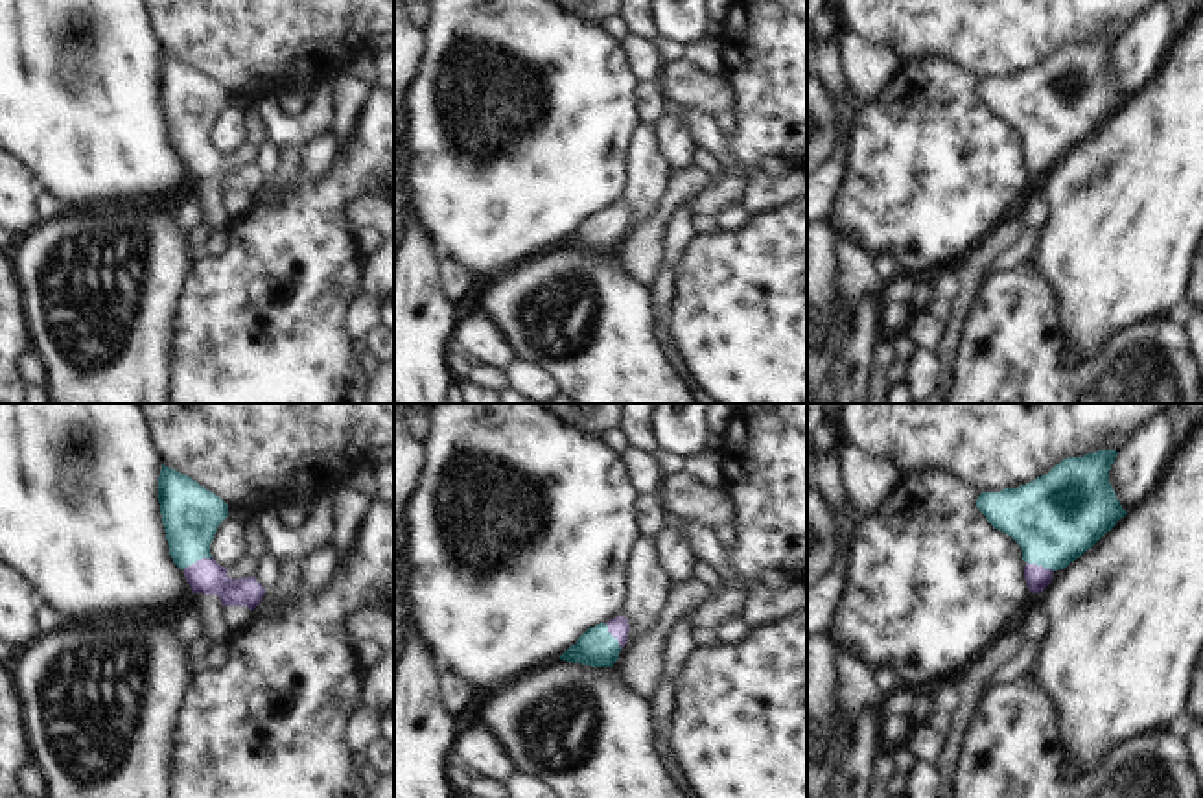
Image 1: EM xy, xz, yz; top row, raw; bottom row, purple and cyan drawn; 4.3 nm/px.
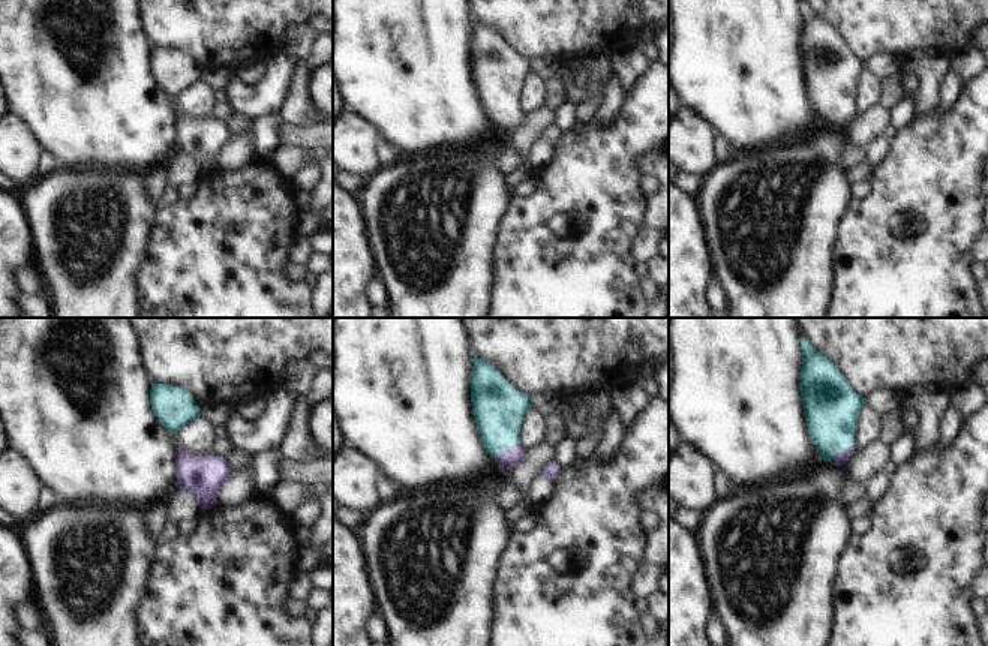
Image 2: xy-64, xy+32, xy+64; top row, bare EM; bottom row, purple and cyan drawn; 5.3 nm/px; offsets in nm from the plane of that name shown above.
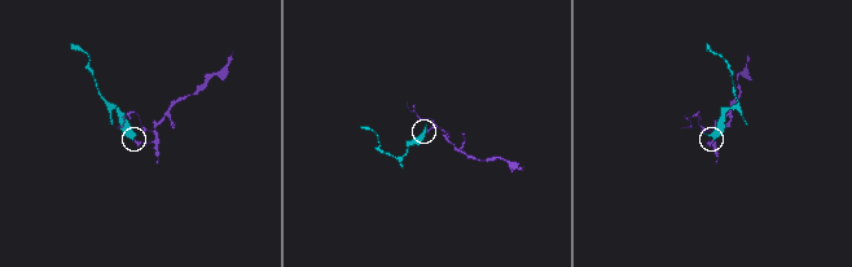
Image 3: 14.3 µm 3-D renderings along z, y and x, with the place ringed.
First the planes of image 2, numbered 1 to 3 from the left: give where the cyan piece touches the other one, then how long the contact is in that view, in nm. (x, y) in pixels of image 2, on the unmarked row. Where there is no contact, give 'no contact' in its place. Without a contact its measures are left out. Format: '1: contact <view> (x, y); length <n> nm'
1: no contact
2: contact xy+32 (505, 114); length 160 nm
3: contact xy+64 (843, 116); length 160 nm

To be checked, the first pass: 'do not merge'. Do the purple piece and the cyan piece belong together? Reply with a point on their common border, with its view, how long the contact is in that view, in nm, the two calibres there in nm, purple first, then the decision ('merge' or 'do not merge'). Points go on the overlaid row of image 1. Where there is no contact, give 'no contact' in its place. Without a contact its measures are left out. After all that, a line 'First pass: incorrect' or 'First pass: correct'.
xy (198, 561) | 140 nm | 150/260 nm | merge
First pass: incorrect

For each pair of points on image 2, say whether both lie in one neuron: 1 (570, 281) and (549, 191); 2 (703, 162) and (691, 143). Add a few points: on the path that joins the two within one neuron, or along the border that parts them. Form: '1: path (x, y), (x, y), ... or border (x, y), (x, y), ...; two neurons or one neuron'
1: path (561, 258), (558, 213); one neuron
2: path (699, 158), (691, 147); one neuron

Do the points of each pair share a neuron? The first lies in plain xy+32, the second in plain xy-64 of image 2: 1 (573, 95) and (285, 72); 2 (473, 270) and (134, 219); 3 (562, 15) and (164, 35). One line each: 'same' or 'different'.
1: same
2: same
3: same

